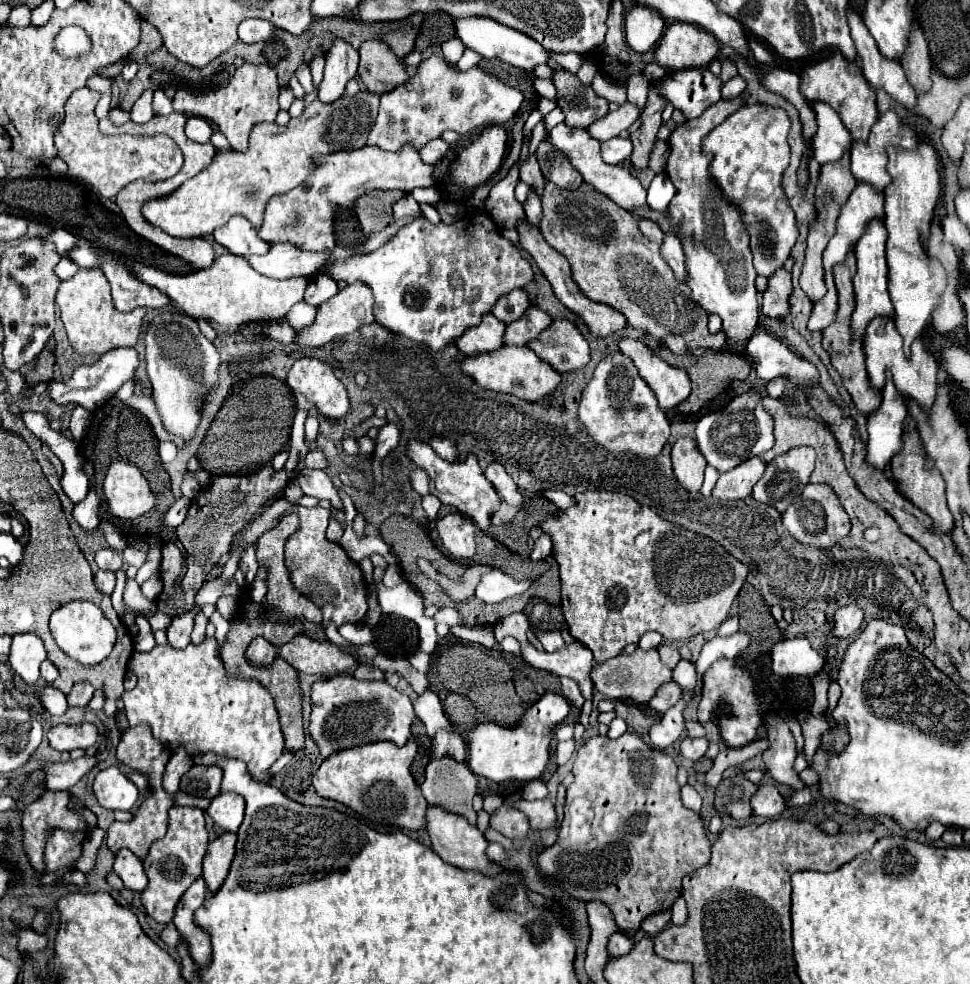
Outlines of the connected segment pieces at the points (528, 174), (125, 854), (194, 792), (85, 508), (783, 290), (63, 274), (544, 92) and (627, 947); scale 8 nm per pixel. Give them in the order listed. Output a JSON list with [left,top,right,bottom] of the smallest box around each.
[[520,156,546,196],[114,848,148,892],[182,764,222,798],[72,490,100,530],[762,268,792,318],[56,256,78,280],[534,78,558,102],[608,932,632,956]]

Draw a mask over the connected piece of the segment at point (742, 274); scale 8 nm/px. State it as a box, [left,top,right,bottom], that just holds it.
[666,98,760,344]

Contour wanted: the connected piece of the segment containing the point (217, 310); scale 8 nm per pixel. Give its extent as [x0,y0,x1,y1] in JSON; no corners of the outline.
[128,254,308,332]

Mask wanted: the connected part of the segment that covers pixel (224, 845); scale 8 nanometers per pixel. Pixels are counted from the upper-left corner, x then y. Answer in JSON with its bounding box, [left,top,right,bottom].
[202,834,236,892]

